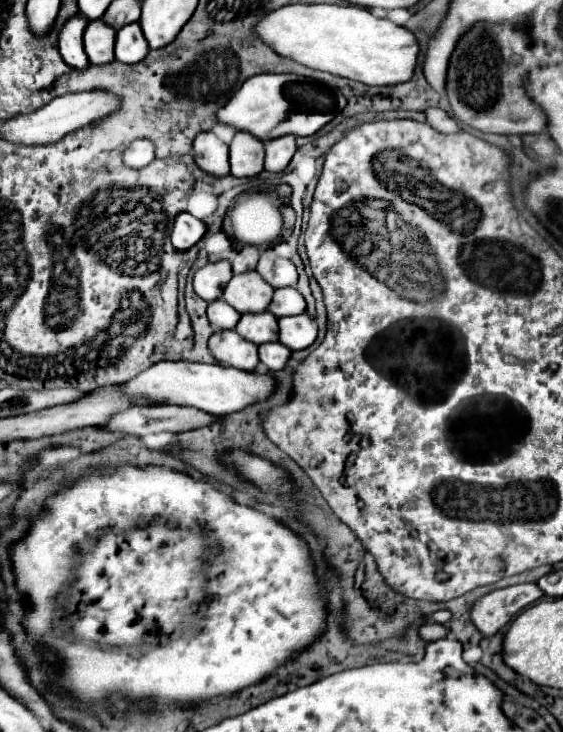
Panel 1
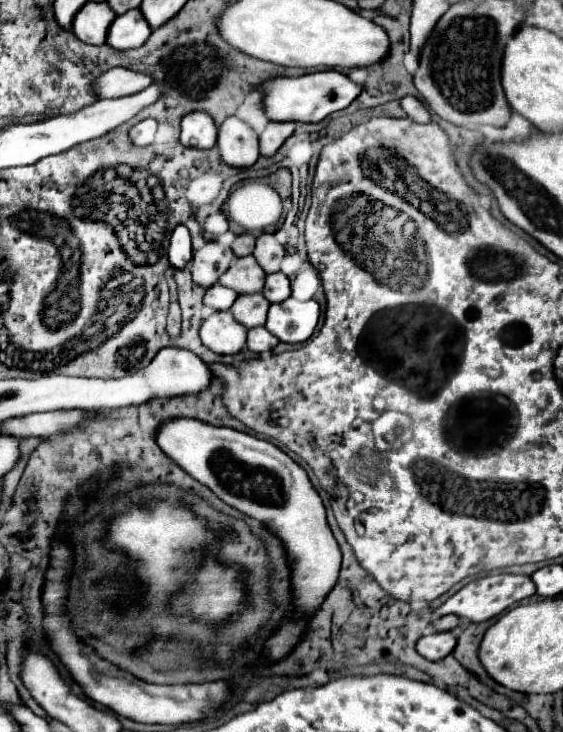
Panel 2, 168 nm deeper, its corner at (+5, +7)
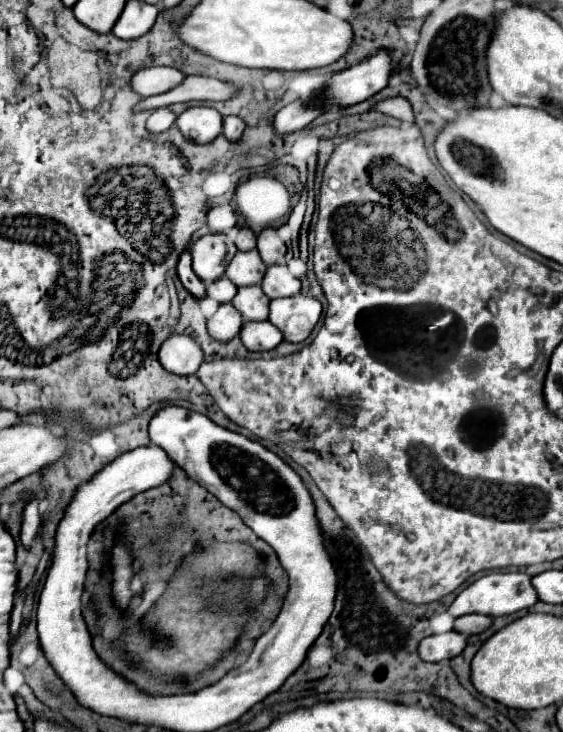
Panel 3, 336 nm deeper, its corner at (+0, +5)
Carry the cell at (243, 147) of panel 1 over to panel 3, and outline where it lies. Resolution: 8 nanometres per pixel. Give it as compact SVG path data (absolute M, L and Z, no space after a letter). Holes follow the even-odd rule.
M227 116L223 120L223 134L225 134L227 140L237 142L241 138L243 130L245 130L245 122L239 116Z

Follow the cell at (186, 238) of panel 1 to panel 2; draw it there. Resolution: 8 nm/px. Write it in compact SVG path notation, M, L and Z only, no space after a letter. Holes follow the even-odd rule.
M178 224L172 232L170 238L170 248L168 248L168 258L174 268L184 268L188 260L192 258L192 242L190 242L190 232L184 224Z

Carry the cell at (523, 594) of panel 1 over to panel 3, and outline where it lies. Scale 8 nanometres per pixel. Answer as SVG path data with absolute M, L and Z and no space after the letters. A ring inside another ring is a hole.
M495 572L495 574L487 574L479 580L475 580L473 584L469 584L457 598L455 602L449 606L449 614L459 618L465 614L487 614L487 616L505 616L505 614L513 614L519 612L523 608L531 608L537 602L537 592L531 588L531 576L523 574L523 572Z

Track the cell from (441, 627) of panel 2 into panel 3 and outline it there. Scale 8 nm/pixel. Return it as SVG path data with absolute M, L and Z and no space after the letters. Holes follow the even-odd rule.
M467 614L455 620L455 630L463 632L463 634L479 634L483 630L487 630L493 624L491 616L483 616L483 614Z

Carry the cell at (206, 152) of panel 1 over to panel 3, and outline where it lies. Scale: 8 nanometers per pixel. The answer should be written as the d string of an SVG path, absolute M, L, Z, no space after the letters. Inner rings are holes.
M209 106L187 108L177 118L177 126L183 132L183 136L199 144L213 142L221 134L221 124L223 124L221 114Z

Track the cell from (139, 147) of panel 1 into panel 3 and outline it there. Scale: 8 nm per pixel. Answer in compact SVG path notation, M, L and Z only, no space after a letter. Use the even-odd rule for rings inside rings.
M157 108L157 110L153 110L153 114L149 116L149 120L147 120L147 128L151 130L151 132L155 132L155 134L159 134L159 132L165 132L173 122L175 122L175 114L169 110L169 108Z

